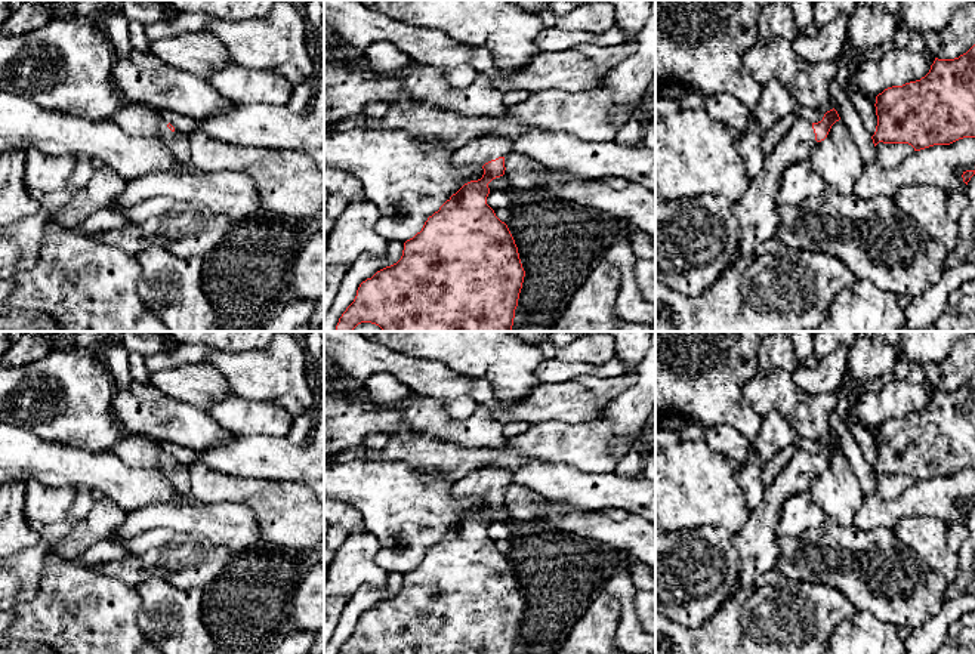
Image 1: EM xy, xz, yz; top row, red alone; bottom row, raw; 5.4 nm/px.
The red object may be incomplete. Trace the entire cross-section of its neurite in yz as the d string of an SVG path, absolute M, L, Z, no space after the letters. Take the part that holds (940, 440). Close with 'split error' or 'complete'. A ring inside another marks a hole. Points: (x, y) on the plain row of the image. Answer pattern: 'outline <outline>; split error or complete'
outline M975 376L954 391L935 389L929 404L920 411L892 417L876 428L877 457L871 468L874 478L883 475L908 475L914 482L934 476L950 476L963 469L975 469Z; complete

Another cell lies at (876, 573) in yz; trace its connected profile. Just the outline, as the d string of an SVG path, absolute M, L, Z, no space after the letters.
M827 519L823 537L812 543L799 537L777 537L775 568L789 579L839 589L855 607L882 621L911 629L922 627L945 605L948 580L932 571L913 550L904 547L894 530L861 530Z

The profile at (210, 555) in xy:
M178 536L170 543L136 556L102 562L99 571L135 587L158 577L179 589L206 587L231 561L232 552L195 536Z

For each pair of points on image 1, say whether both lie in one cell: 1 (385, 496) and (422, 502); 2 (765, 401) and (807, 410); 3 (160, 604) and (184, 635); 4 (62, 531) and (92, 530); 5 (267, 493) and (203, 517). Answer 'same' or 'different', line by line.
1: same
2: same
3: same
4: different
5: different

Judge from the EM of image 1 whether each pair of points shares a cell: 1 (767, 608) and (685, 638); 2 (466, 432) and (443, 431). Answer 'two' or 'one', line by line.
1: one
2: one

